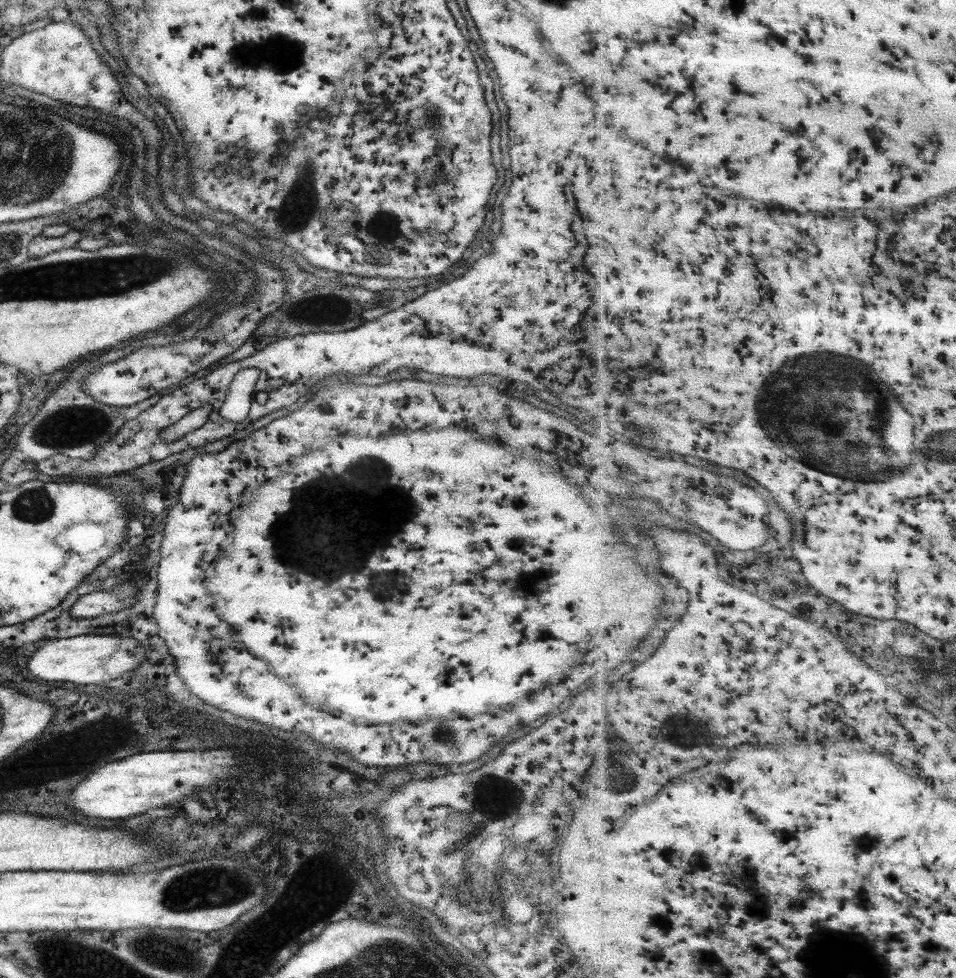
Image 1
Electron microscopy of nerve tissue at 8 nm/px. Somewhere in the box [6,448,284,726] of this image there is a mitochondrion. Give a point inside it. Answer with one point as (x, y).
(34, 505)

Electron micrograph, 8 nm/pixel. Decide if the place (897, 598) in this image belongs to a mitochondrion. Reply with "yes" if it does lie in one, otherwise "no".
no

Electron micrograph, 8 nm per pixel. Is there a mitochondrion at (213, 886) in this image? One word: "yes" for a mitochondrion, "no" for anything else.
yes

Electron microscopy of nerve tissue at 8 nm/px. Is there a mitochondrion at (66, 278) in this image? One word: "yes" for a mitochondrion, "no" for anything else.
yes

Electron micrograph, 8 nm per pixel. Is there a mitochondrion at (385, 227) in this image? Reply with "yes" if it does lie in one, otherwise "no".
no

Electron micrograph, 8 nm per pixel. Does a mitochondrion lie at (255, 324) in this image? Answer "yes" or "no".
no

